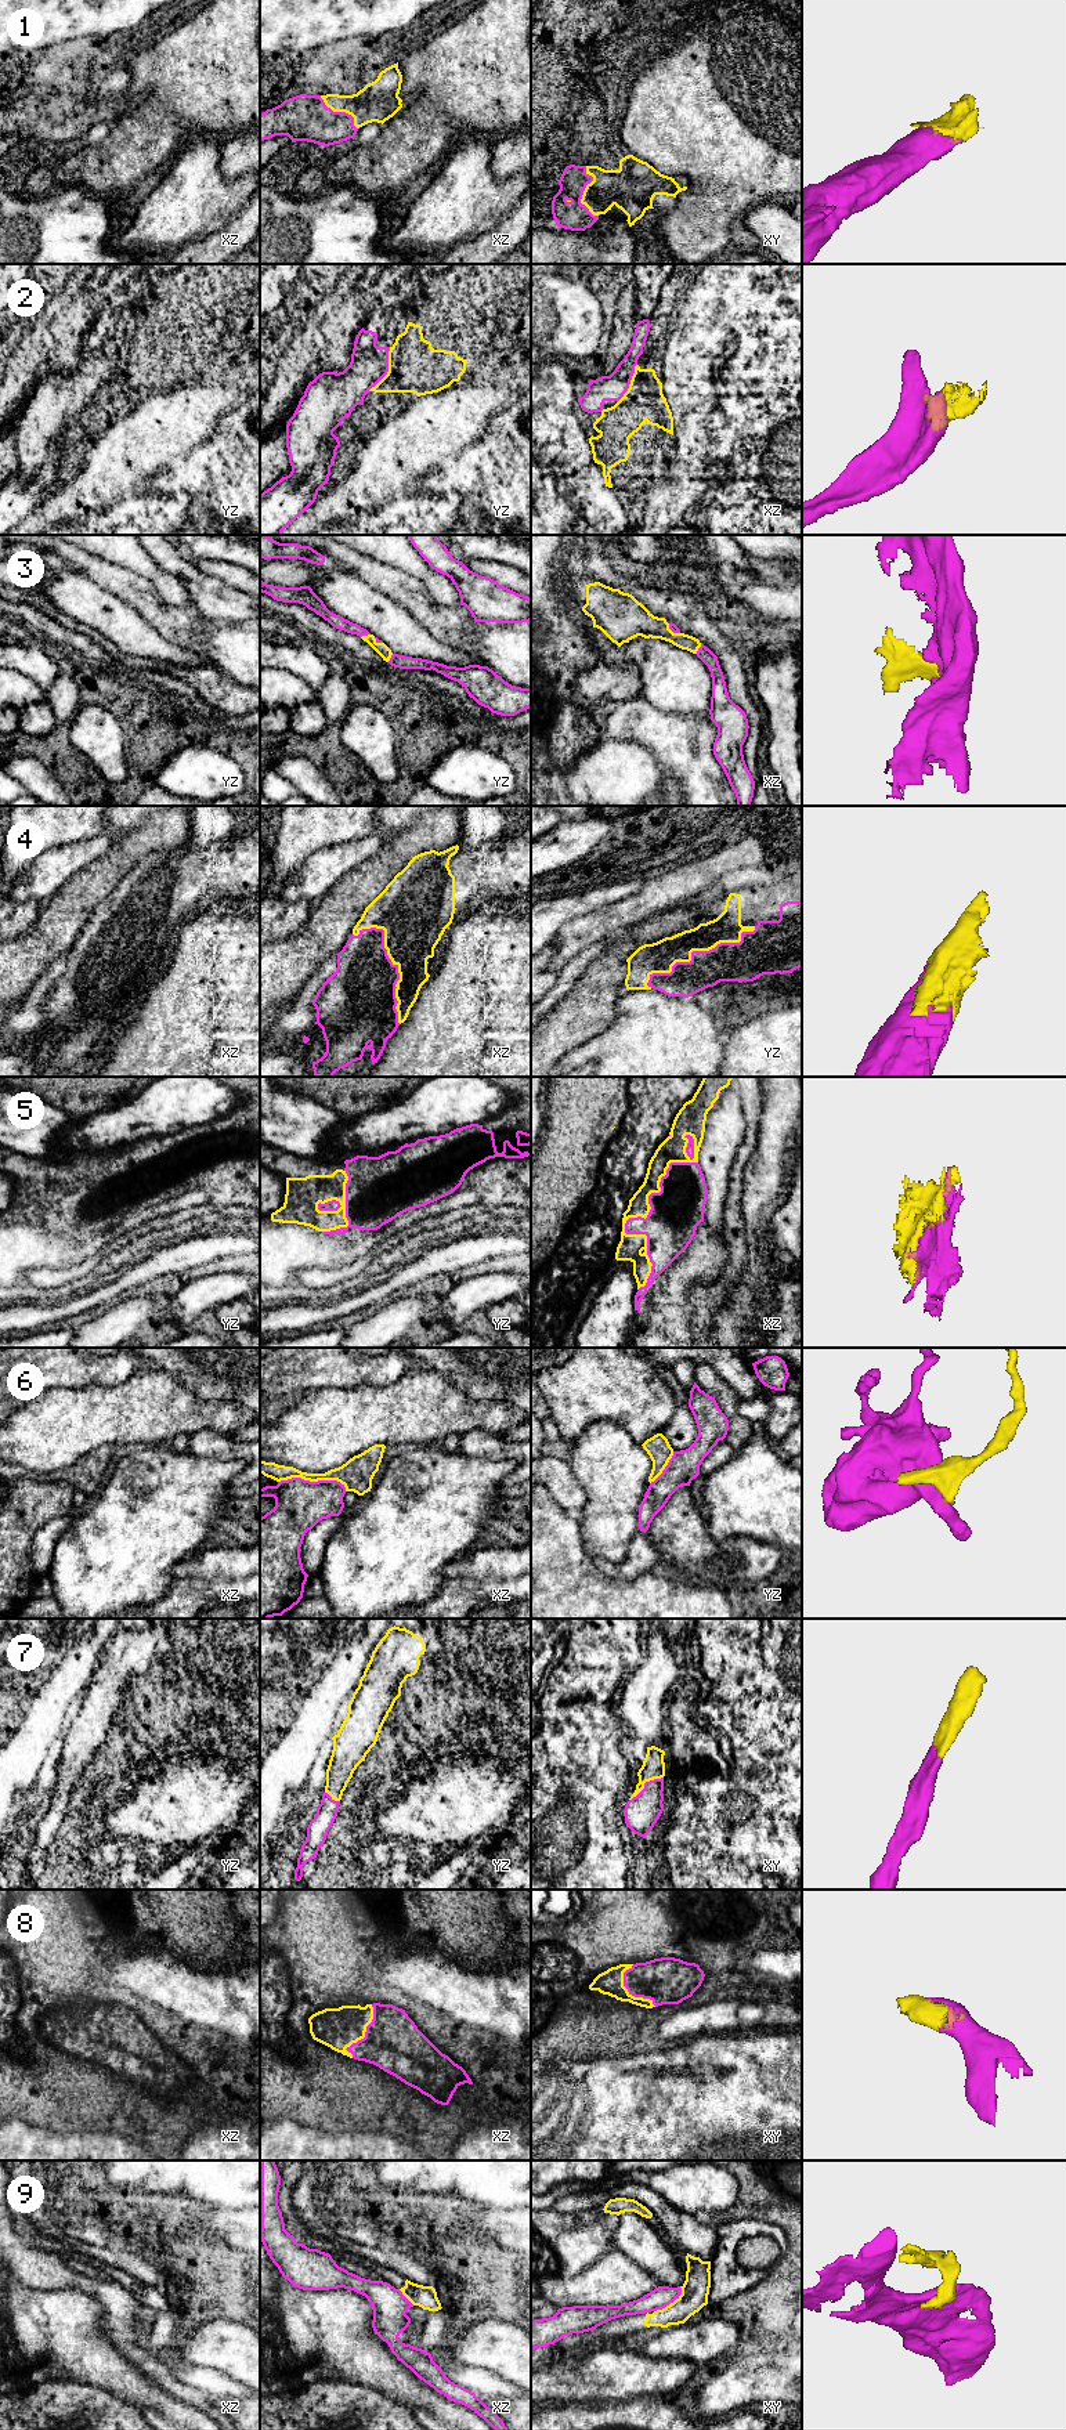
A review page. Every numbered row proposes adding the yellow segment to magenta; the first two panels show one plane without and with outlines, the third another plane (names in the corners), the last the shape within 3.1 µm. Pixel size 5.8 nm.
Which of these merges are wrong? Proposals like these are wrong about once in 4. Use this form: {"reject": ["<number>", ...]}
{"reject": ["6", "9"]}

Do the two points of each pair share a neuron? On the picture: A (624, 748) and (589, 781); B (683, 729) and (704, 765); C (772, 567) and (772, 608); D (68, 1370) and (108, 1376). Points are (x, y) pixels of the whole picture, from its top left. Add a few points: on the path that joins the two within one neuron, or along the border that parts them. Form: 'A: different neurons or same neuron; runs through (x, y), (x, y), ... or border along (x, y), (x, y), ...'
A: same neuron; runs through (615, 756), (597, 774)
B: same neuron; runs through (683, 738), (685, 749), (694, 759)
C: different neurons; border along (748, 563), (765, 582), (774, 586), (787, 586)
D: same neuron; runs through (78, 1371), (98, 1371)

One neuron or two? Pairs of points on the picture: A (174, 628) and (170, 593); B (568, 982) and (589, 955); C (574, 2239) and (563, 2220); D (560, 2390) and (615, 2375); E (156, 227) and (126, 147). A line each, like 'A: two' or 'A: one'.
A: two
B: one
C: two
D: one
E: two

